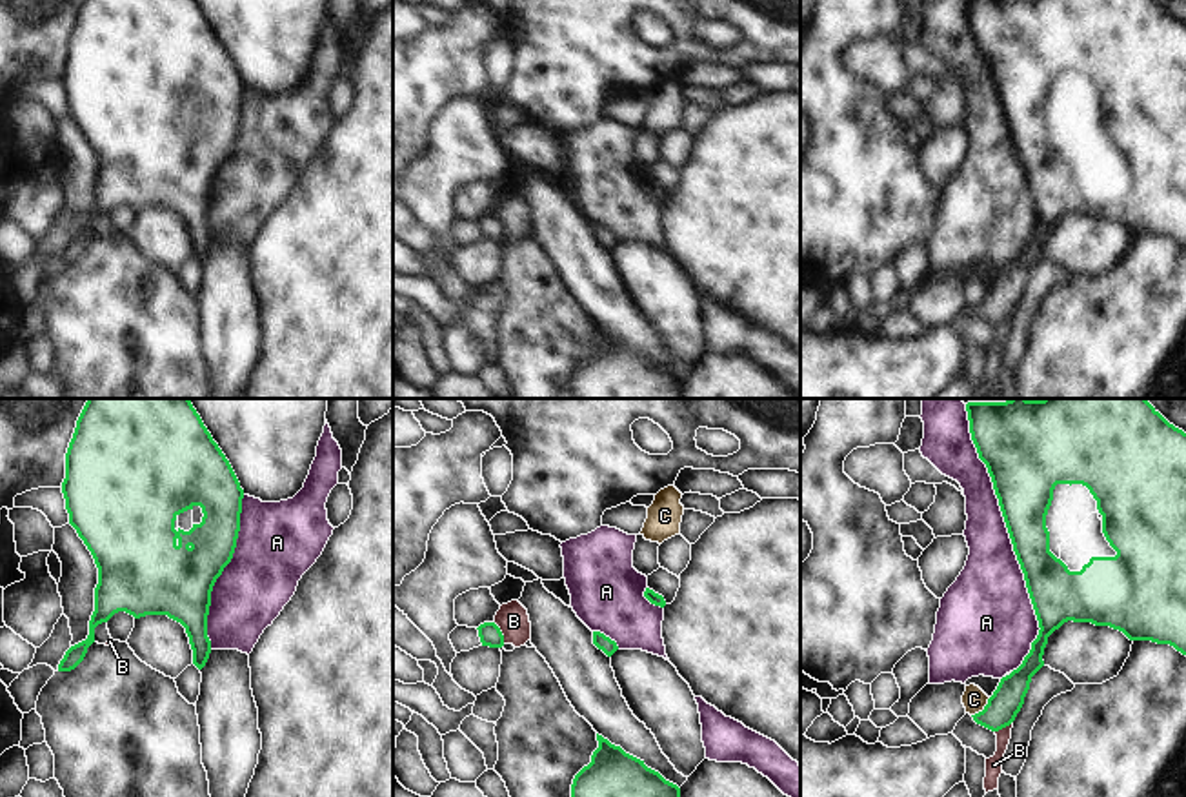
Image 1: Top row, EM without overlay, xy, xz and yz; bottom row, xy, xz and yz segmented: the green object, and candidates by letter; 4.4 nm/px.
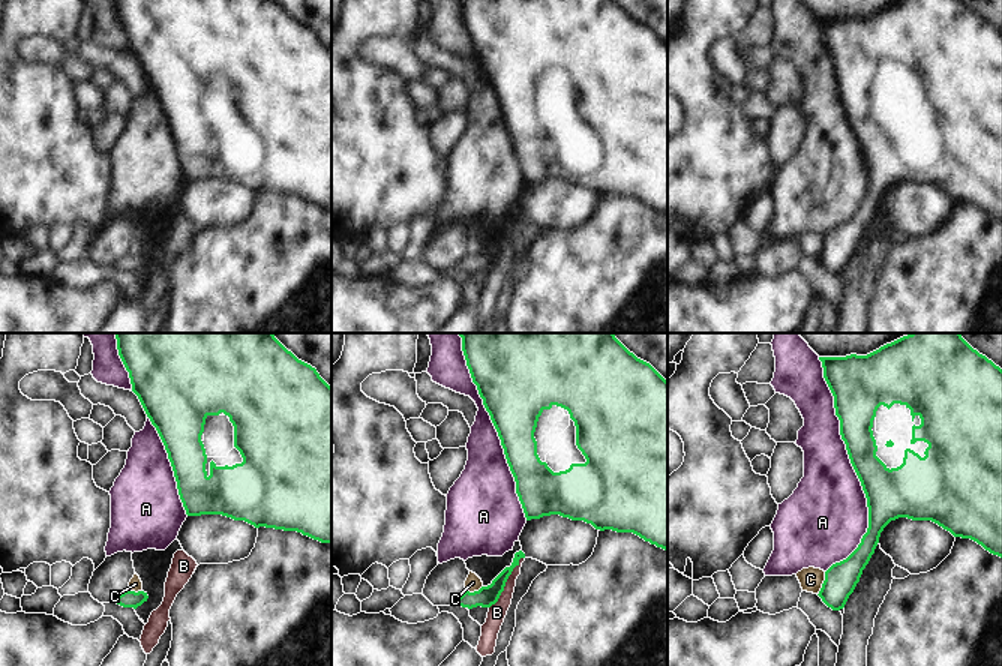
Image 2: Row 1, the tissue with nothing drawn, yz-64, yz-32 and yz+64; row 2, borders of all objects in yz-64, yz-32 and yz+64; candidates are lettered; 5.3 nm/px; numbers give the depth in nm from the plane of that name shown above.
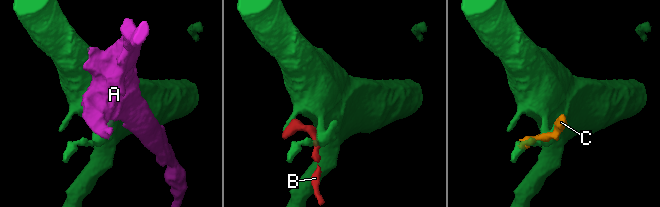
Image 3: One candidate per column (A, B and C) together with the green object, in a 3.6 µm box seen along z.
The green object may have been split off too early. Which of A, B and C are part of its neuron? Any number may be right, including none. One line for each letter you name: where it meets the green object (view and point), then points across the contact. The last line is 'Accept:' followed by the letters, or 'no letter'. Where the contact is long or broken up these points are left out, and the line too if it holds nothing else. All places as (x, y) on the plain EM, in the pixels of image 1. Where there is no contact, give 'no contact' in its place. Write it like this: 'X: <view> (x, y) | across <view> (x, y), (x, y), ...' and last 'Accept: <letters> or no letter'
Accept: no letter

